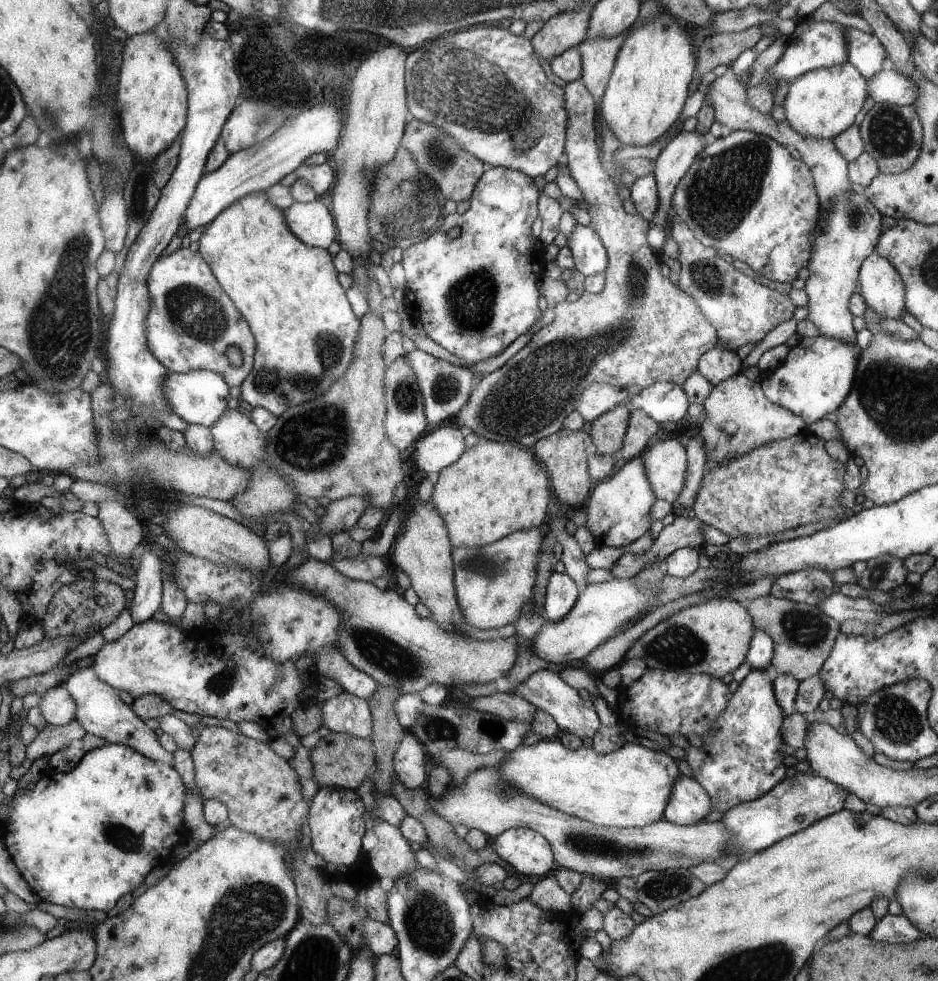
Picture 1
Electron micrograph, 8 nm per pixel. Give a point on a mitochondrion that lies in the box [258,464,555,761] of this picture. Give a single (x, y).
(398, 662)

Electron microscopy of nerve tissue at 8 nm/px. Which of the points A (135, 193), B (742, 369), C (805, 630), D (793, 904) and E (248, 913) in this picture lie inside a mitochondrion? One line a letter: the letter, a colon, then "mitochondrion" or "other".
A: mitochondrion
B: other
C: mitochondrion
D: other
E: mitochondrion

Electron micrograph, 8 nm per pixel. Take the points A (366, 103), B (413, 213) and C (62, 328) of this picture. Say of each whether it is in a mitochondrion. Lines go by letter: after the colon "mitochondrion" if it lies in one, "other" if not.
A: other
B: mitochondrion
C: mitochondrion

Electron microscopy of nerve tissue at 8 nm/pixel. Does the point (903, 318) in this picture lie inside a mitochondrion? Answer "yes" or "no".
no

